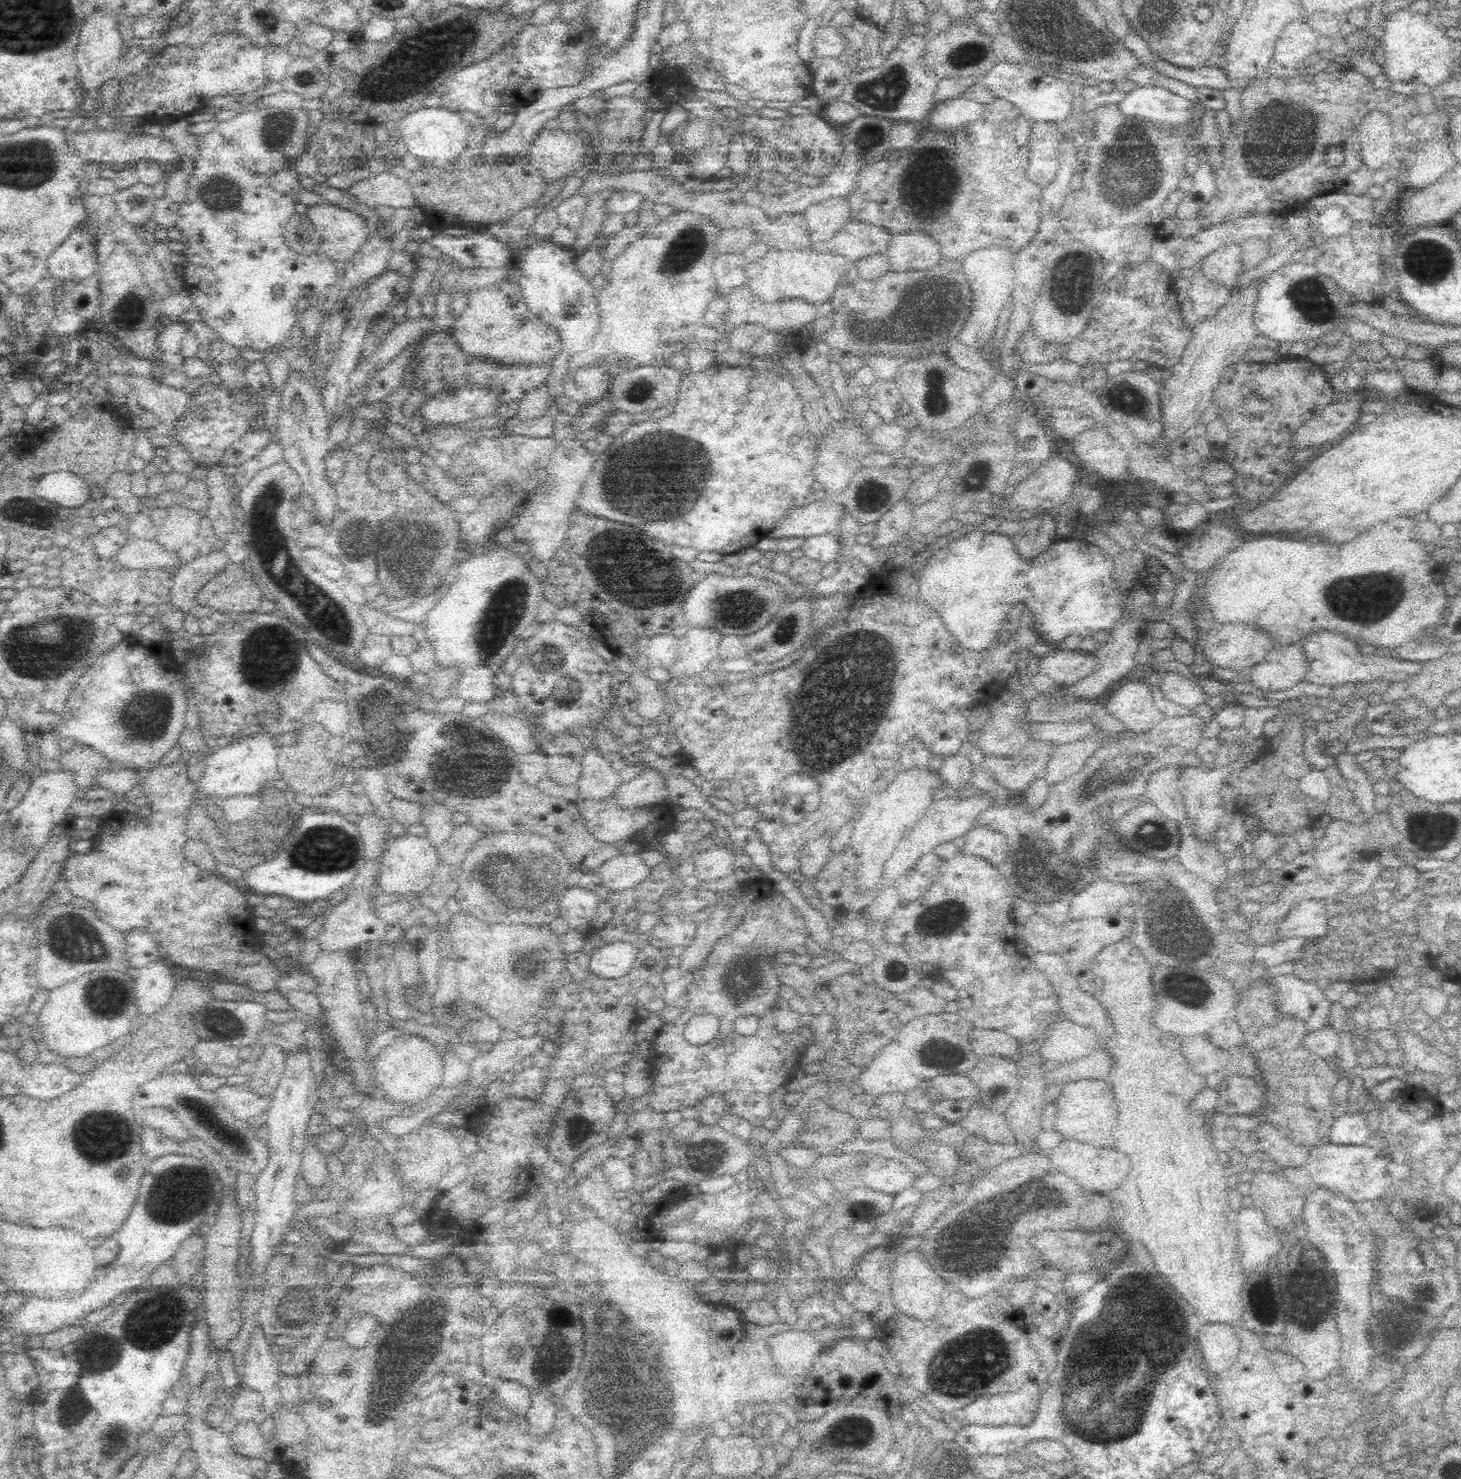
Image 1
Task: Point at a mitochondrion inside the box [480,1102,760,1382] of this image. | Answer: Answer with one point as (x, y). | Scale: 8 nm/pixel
(546, 1364)

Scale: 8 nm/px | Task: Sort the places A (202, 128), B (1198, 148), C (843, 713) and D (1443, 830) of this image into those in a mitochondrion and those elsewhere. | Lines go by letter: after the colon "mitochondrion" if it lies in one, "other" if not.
A: other
B: other
C: mitochondrion
D: other

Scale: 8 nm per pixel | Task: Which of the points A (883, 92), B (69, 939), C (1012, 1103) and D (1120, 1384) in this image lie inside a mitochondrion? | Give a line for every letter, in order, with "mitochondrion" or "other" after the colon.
A: mitochondrion
B: mitochondrion
C: other
D: mitochondrion

